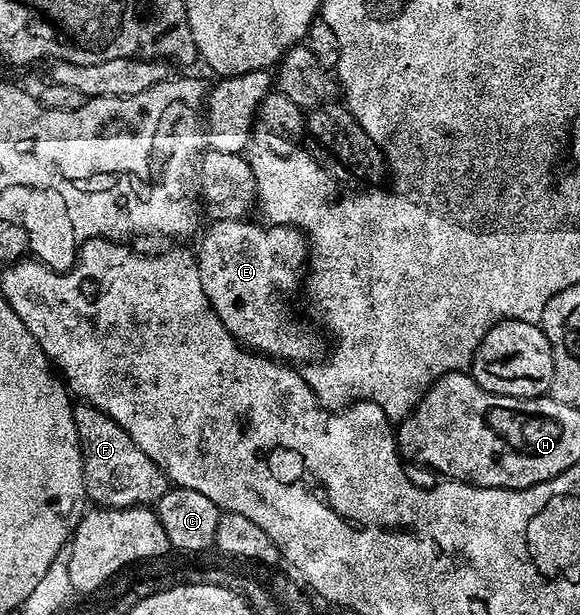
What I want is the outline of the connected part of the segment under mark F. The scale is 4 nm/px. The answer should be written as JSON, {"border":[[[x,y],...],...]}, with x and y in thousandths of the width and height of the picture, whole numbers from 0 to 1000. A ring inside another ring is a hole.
{"border":[[[145,654],[126,659],[133,688],[133,711],[140,720],[140,743],[147,759],[147,803],[162,821],[176,826],[233,826],[264,823],[295,792],[283,761],[269,754],[184,673]]]}

